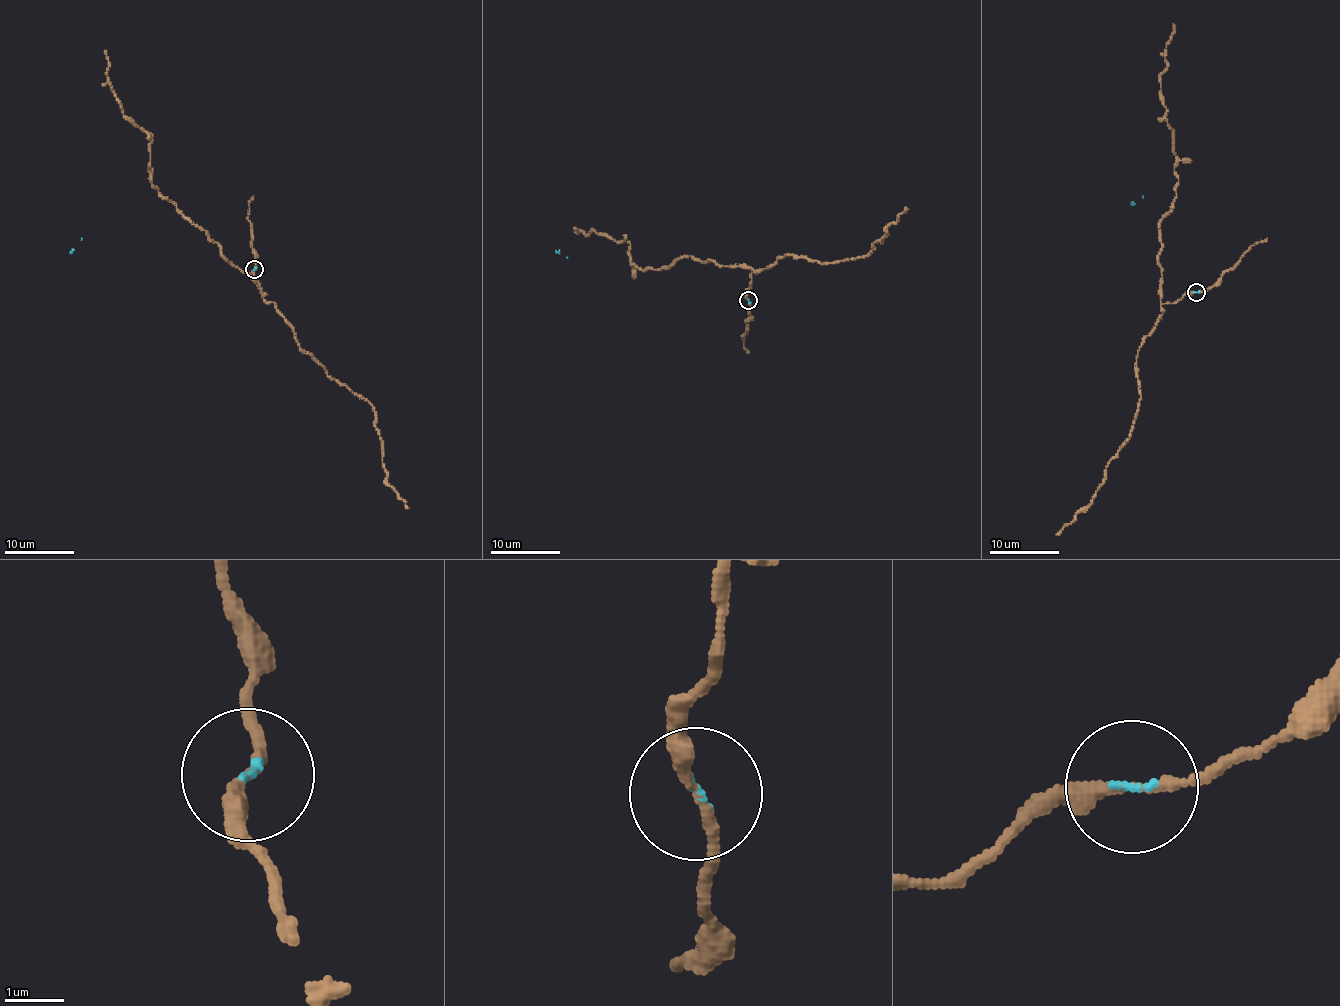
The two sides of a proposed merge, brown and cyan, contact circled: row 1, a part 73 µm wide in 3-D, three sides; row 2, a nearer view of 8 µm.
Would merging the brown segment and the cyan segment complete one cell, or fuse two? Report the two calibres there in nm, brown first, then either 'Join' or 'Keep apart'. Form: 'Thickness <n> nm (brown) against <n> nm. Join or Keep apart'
Thickness 190 nm (brown) against 90 nm. Keep apart

